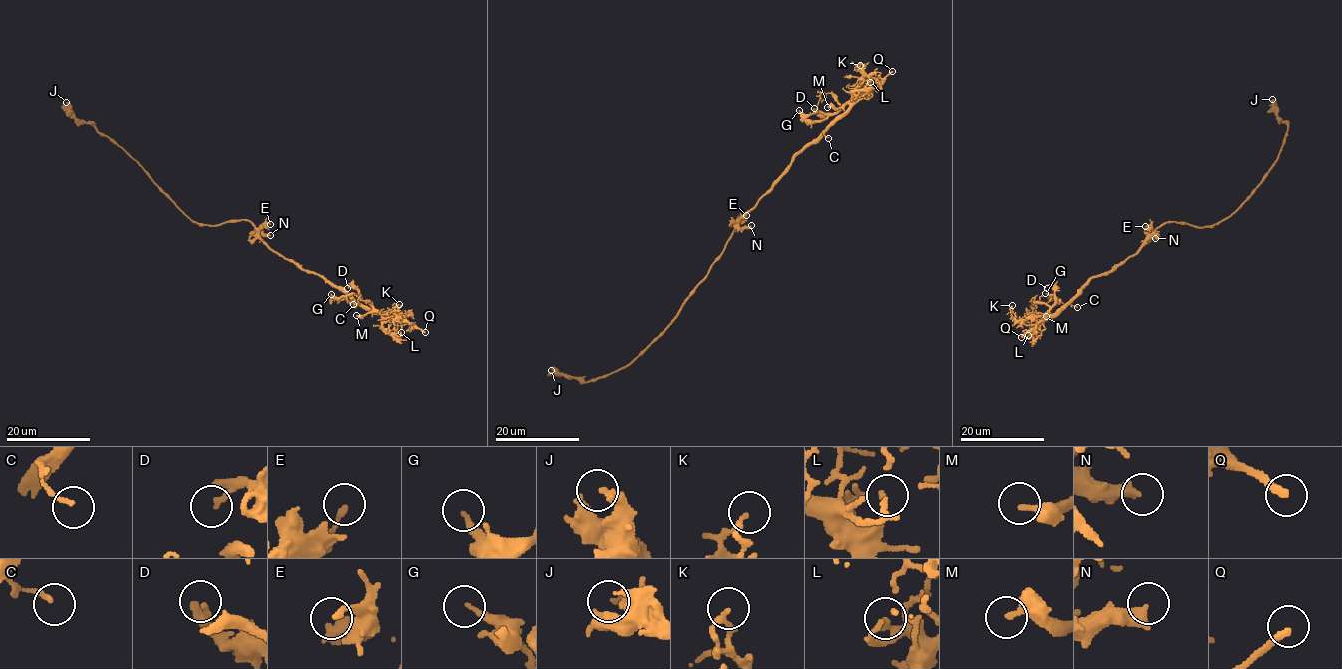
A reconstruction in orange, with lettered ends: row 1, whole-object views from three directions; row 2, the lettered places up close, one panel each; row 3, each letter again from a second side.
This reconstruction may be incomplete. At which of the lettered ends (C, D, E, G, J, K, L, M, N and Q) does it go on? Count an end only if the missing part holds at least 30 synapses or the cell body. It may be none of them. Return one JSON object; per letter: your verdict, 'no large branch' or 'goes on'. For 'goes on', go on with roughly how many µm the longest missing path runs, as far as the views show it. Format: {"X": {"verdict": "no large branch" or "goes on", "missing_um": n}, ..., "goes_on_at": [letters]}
{"C": {"verdict": "no large branch"}, "D": {"verdict": "no large branch"}, "E": {"verdict": "no large branch"}, "G": {"verdict": "no large branch"}, "J": {"verdict": "no large branch"}, "K": {"verdict": "no large branch"}, "L": {"verdict": "no large branch"}, "M": {"verdict": "no large branch"}, "N": {"verdict": "no large branch"}, "Q": {"verdict": "goes on", "missing_um": 45}, "goes_on_at": ["Q"]}

